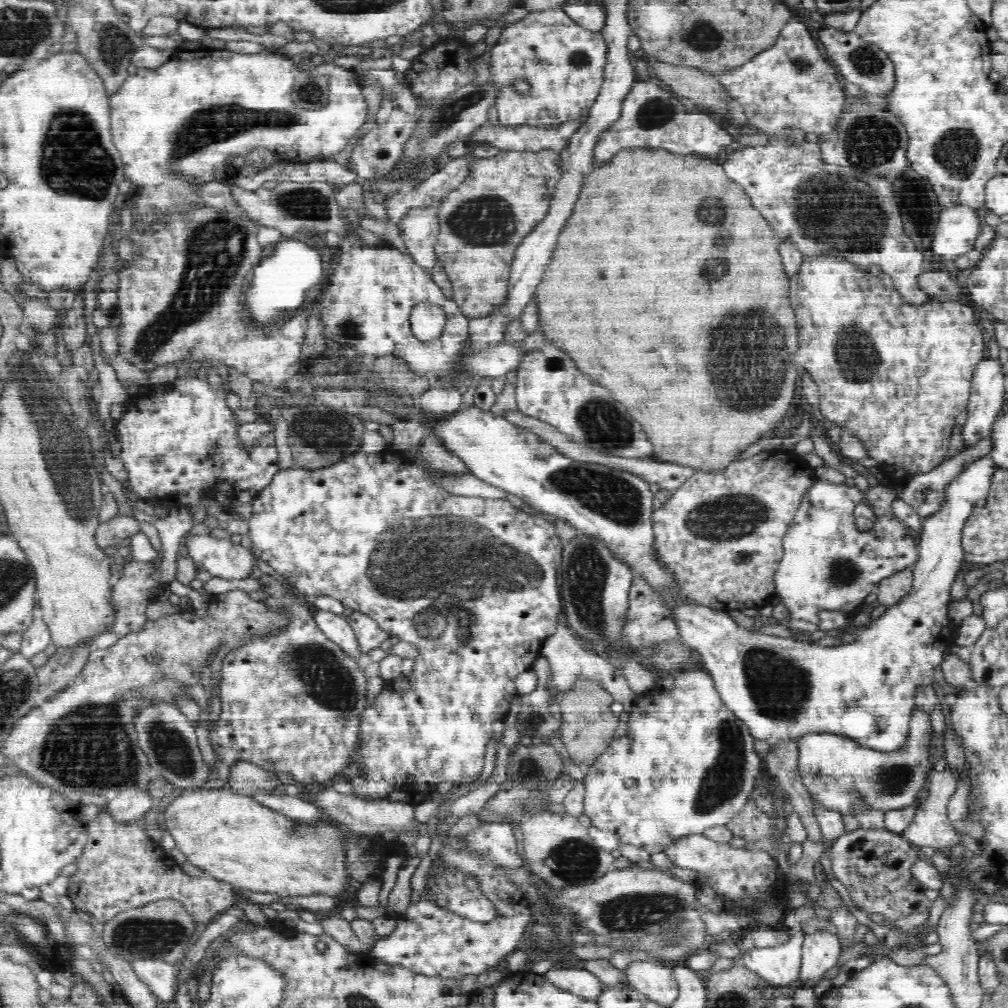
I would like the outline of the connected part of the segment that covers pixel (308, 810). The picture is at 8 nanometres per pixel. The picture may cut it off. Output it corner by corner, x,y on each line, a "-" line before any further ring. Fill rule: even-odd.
269,791
258,792
252,798
256,799
259,804
271,808
276,813
285,815
296,822
310,823
321,818
319,808
294,791
284,795
274,794

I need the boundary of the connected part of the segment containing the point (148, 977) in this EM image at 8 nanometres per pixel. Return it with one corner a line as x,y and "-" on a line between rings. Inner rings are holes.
134,957
131,967
138,978
151,988
155,996
166,1002
174,1000
178,988
176,964
159,959

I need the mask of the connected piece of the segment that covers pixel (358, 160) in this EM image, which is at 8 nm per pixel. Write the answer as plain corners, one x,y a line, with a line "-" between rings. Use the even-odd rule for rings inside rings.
395,105
384,124
375,125
356,142
351,153
351,162
356,176
362,176
362,178
370,180
392,173
394,165
401,161
401,154
404,153
405,144
410,137
413,137
417,128
416,116
409,116
401,107

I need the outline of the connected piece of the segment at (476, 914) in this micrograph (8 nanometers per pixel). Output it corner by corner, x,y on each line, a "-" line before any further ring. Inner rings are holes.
448,870
432,888
436,890
434,903
442,908
476,922
492,922
498,918
494,904
481,893
481,884
472,875

